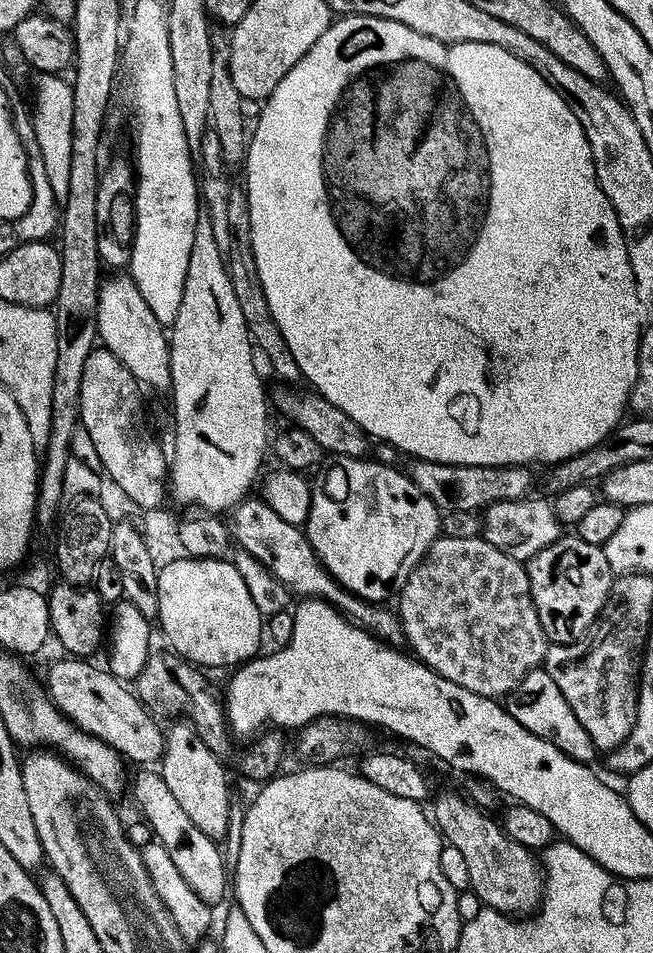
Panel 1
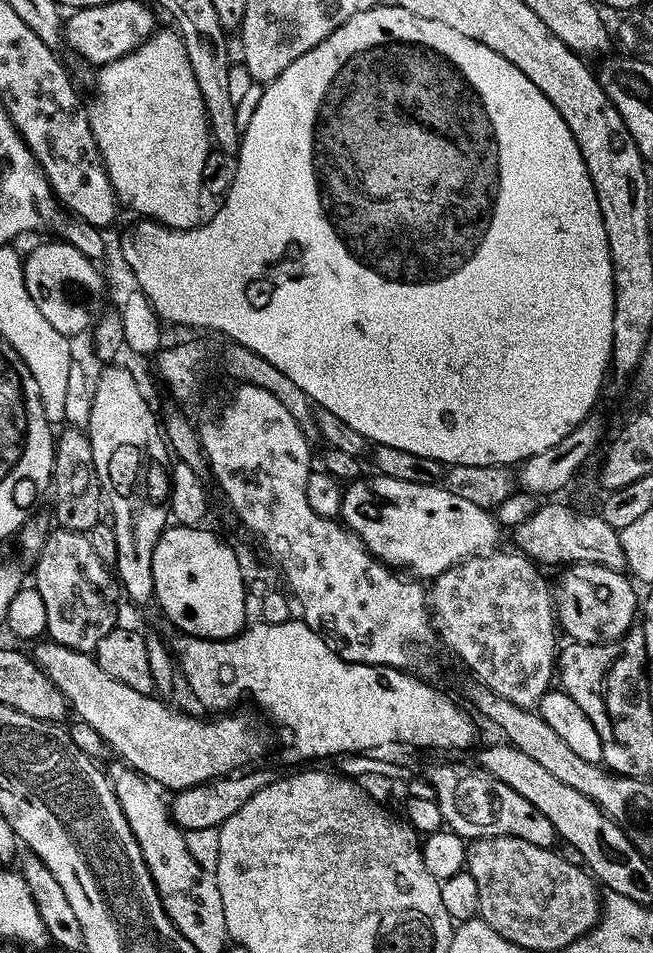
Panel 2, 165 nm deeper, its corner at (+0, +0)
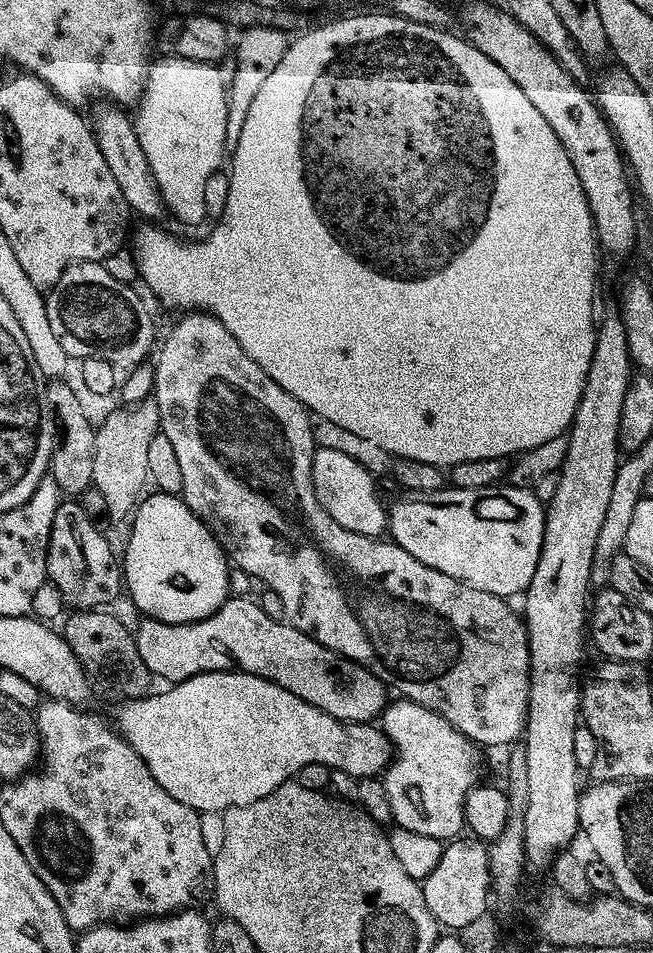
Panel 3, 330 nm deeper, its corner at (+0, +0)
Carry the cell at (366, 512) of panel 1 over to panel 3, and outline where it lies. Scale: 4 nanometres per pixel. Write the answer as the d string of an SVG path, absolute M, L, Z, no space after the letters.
M445 486L437 492L400 495L390 504L390 539L402 546L402 550L414 554L418 562L495 596L519 597L530 586L542 550L546 515L545 505L531 487L493 486L466 490Z

